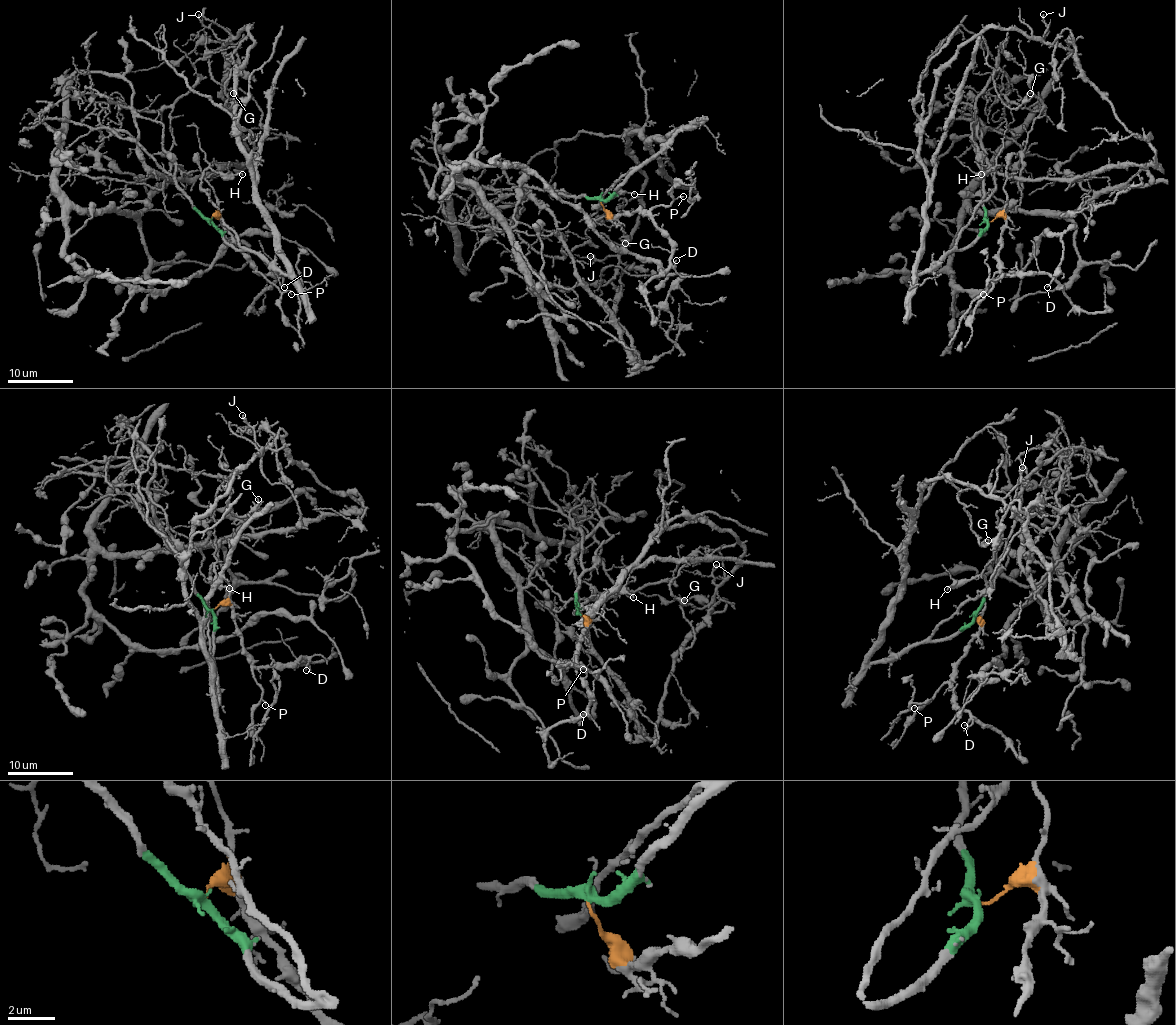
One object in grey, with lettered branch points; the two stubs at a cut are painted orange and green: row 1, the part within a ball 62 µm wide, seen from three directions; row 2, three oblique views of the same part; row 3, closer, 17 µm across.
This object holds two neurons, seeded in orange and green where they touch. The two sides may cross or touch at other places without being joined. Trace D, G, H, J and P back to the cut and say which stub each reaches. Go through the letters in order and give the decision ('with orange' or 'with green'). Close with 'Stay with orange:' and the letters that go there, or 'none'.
D: with orange
G: with green
H: with green
J: with green
P: with orange
Stay with orange: D, P

